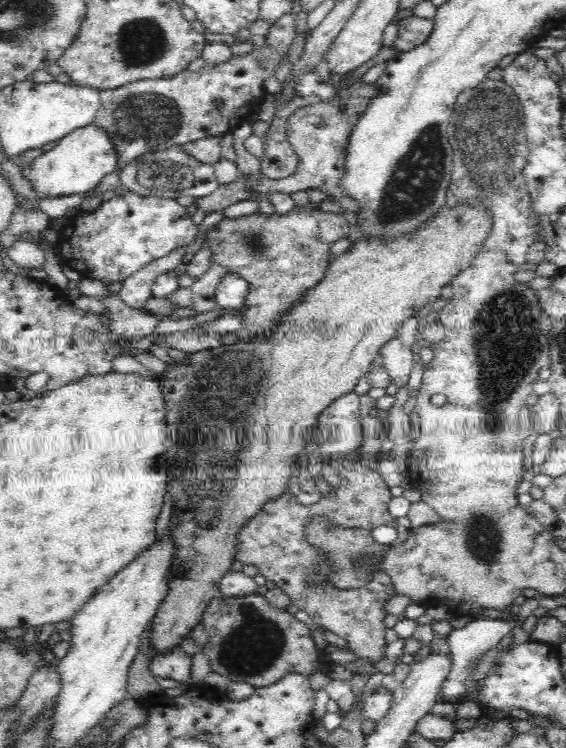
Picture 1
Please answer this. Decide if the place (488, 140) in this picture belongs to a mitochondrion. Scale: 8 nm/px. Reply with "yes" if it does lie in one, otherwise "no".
yes

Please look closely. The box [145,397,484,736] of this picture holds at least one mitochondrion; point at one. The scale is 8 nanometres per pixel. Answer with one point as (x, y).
(256, 643)

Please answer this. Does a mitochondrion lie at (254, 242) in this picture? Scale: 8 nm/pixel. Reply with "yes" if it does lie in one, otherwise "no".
yes

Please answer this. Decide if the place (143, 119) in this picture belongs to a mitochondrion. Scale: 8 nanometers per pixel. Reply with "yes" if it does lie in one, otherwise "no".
yes

